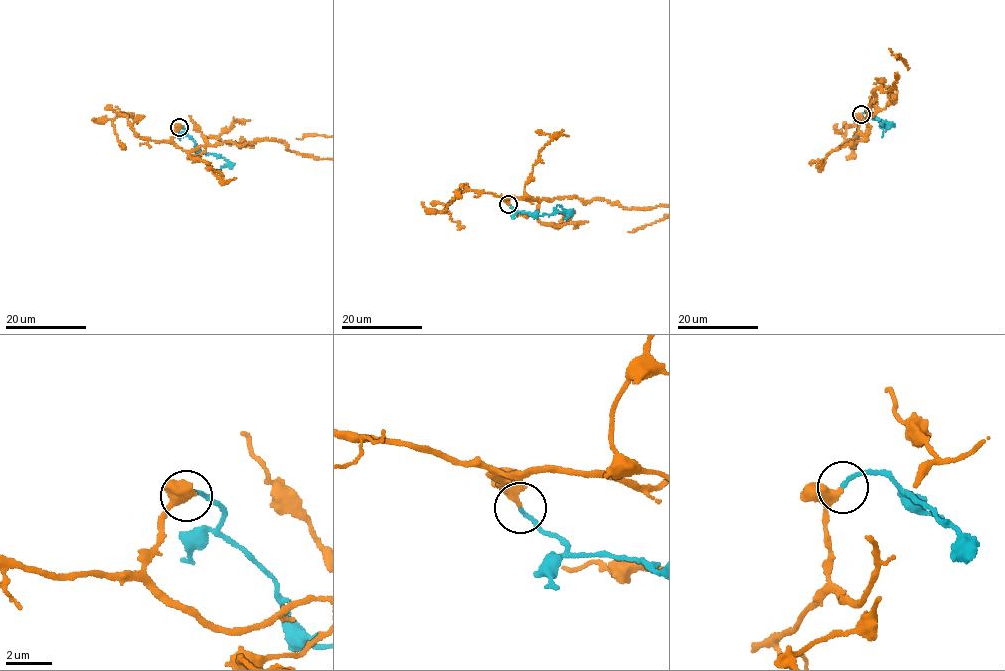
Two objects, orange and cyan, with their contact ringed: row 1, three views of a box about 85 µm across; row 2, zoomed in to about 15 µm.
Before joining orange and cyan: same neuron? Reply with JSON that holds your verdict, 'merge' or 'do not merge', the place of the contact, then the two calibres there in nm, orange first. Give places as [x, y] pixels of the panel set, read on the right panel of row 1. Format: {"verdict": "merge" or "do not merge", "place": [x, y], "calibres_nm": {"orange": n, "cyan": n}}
{"verdict": "merge", "place": [861, 114], "calibres_nm": {"orange": 320, "cyan": 180}}

